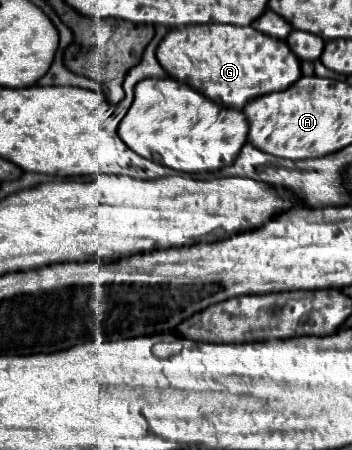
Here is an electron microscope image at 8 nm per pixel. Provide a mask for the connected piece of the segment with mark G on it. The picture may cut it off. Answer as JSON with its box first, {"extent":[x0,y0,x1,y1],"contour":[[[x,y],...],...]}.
{"extent":[156,25,300,109],"contour":[[[186,25],[170,29],[156,49],[158,63],[172,79],[188,83],[214,103],[242,109],[248,101],[284,91],[300,79],[300,61],[280,39],[272,39],[252,27],[236,25]]]}

